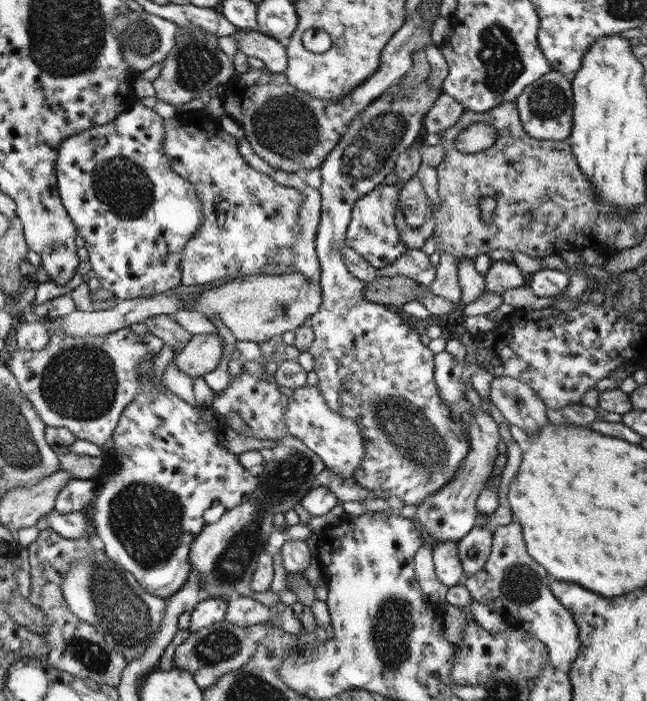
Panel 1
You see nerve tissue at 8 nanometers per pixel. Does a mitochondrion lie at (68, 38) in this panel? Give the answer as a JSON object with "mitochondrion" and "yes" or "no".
{"mitochondrion":"yes"}

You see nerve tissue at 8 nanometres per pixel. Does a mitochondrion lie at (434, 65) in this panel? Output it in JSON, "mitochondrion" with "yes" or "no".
{"mitochondrion":"no"}

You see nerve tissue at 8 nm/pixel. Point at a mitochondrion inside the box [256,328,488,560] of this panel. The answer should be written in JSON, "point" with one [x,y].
{"point":[426,449]}

